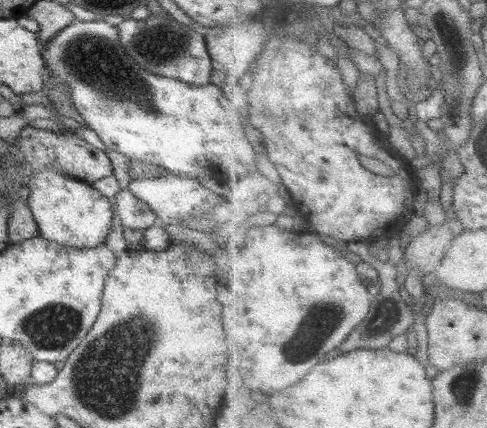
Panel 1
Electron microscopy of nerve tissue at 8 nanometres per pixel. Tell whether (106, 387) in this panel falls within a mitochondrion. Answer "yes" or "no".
yes

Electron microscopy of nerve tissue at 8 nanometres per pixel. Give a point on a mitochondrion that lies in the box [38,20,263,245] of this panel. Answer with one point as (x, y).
(88, 58)

